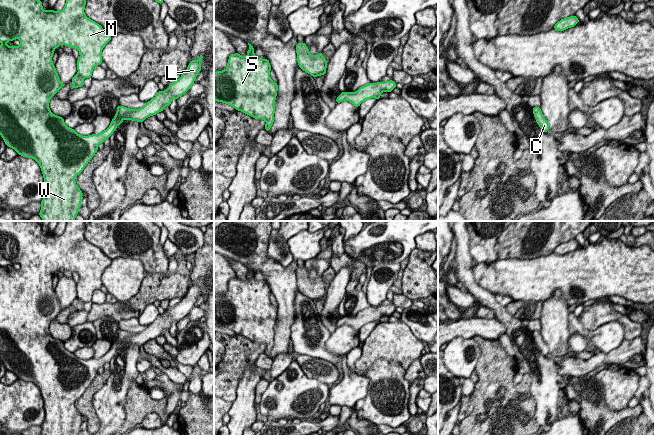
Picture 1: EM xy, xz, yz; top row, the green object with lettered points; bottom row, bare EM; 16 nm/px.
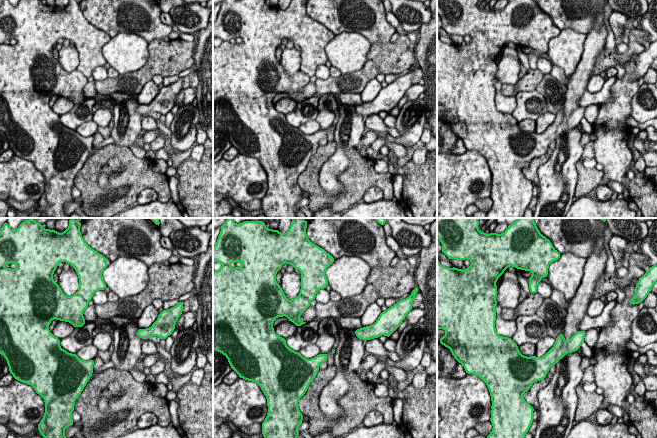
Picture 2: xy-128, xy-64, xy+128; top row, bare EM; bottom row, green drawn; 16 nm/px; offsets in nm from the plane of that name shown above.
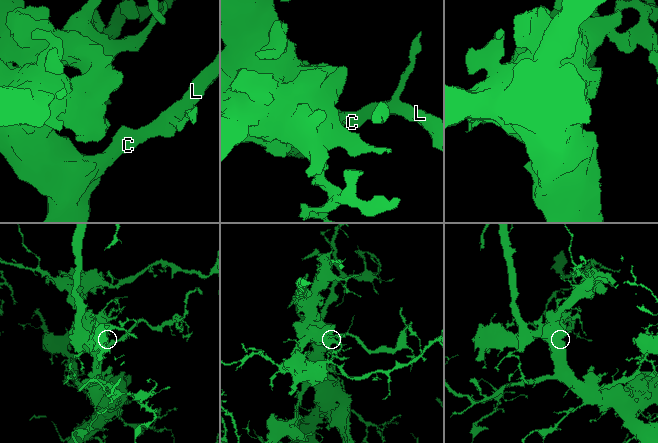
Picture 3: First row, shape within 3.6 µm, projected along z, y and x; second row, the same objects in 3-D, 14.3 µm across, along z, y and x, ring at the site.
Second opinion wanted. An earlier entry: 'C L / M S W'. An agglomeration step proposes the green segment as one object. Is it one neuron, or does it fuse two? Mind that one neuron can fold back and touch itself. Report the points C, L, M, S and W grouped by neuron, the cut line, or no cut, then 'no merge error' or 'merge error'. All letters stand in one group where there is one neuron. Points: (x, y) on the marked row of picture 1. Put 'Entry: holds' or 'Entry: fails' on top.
Entry: fails
groups C L M S W; cut none; no merge error

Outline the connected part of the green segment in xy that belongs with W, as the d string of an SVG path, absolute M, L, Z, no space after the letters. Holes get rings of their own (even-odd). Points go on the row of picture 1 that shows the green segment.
M0 0L0 42L2 43L0 45L0 135L4 139L5 144L8 147L13 148L18 153L18 155L21 155L26 158L33 158L36 162L39 163L44 177L44 185L45 185L45 194L41 201L41 211L39 213L39 216L43 219L43 221L75 221L75 217L78 214L78 211L81 207L81 201L83 199L82 197L83 192L77 186L75 182L75 178L78 174L80 174L83 171L87 163L97 152L98 145L100 143L103 143L105 139L110 138L112 133L115 131L116 127L120 125L124 119L131 120L131 121L138 121L140 123L143 122L147 117L156 115L158 112L163 111L165 106L170 106L173 98L177 100L180 96L182 96L190 89L190 87L194 84L194 80L197 77L197 74L201 71L201 60L203 59L203 54L199 56L198 60L191 60L187 70L182 74L182 76L178 80L174 81L164 92L159 91L153 99L148 101L147 104L141 107L140 109L129 109L127 107L118 105L116 115L114 118L112 118L110 126L102 133L92 134L89 136L82 136L76 133L74 129L65 125L64 118L54 115L49 109L50 99L65 85L59 79L55 66L53 65L52 62L52 56L55 49L59 48L61 44L65 46L69 46L71 48L76 48L79 51L80 57L77 60L78 73L71 80L73 83L71 89L84 86L83 79L90 78L92 76L93 68L97 65L101 65L103 61L101 52L104 46L111 40L112 36L108 32L106 32L101 25L89 19L85 15L84 13L85 4L86 4L86 0L66 0L64 9L60 12L57 12L49 9L44 11L42 7L42 2L40 0ZM15 39L20 40L19 46L8 46L6 44L8 41L13 41Z

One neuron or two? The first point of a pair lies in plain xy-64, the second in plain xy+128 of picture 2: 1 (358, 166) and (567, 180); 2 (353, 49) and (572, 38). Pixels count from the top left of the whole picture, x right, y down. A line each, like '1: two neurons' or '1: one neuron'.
1: two neurons
2: one neuron

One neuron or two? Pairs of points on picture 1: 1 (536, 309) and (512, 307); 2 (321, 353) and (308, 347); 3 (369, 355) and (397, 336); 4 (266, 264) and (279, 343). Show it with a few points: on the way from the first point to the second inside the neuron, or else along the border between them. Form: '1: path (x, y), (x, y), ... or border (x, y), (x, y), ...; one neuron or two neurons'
1: path (530, 309), (518, 308); one neuron
2: path (318, 350), (315, 347), (311, 347); one neuron
3: path (376, 348), (384, 341), (390, 341); one neuron
4: path (283, 284), (283, 323); one neuron

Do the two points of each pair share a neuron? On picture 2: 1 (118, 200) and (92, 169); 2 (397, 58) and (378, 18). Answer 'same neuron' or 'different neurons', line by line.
1: same neuron
2: different neurons

